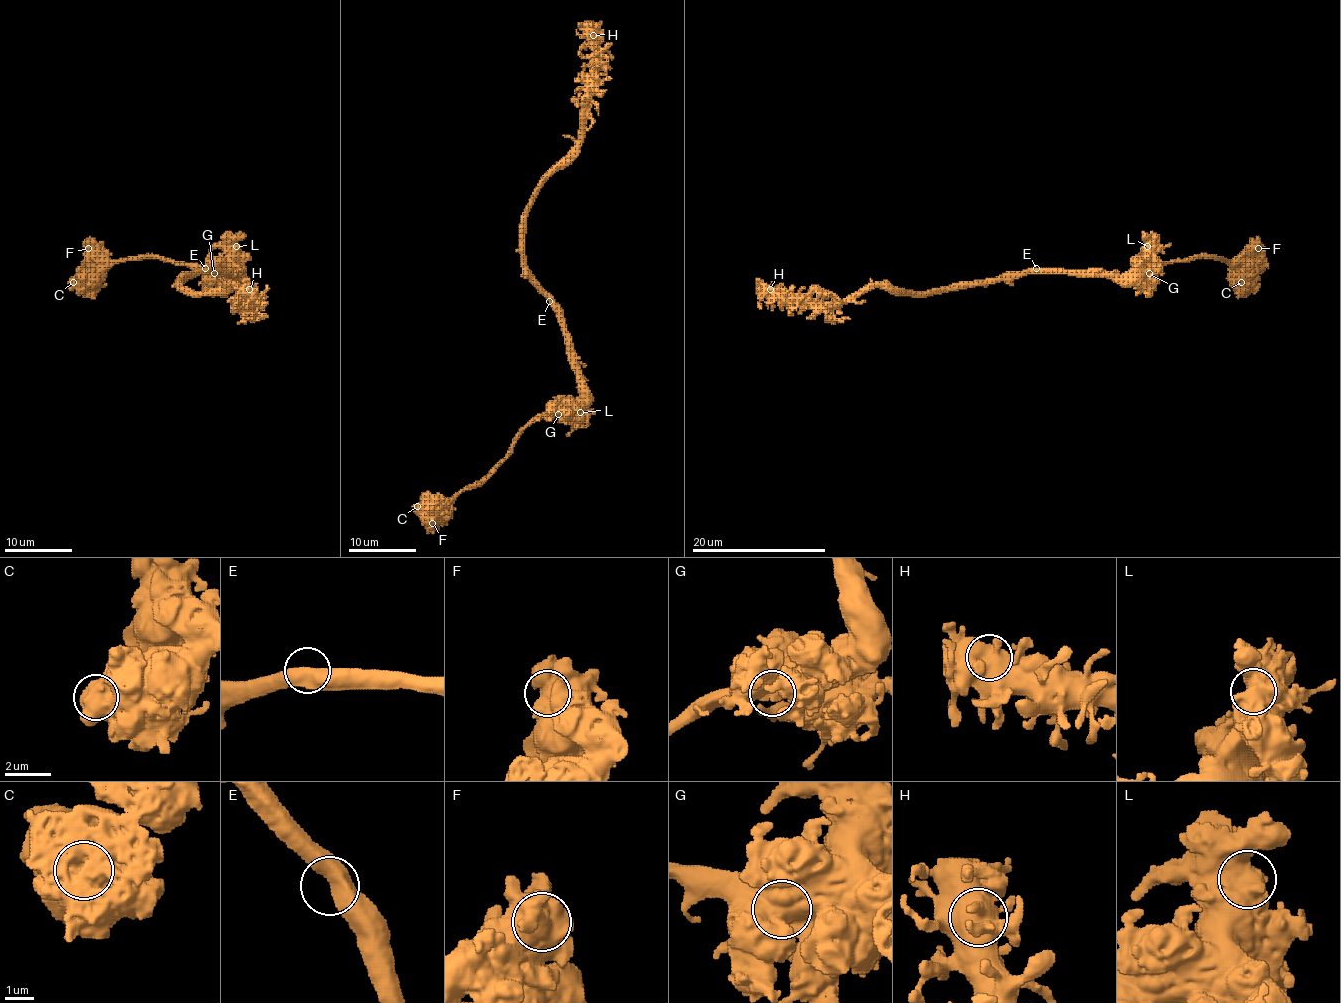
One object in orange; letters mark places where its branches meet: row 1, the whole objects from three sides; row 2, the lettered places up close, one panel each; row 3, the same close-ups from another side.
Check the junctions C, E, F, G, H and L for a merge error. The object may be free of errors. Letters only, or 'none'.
H

